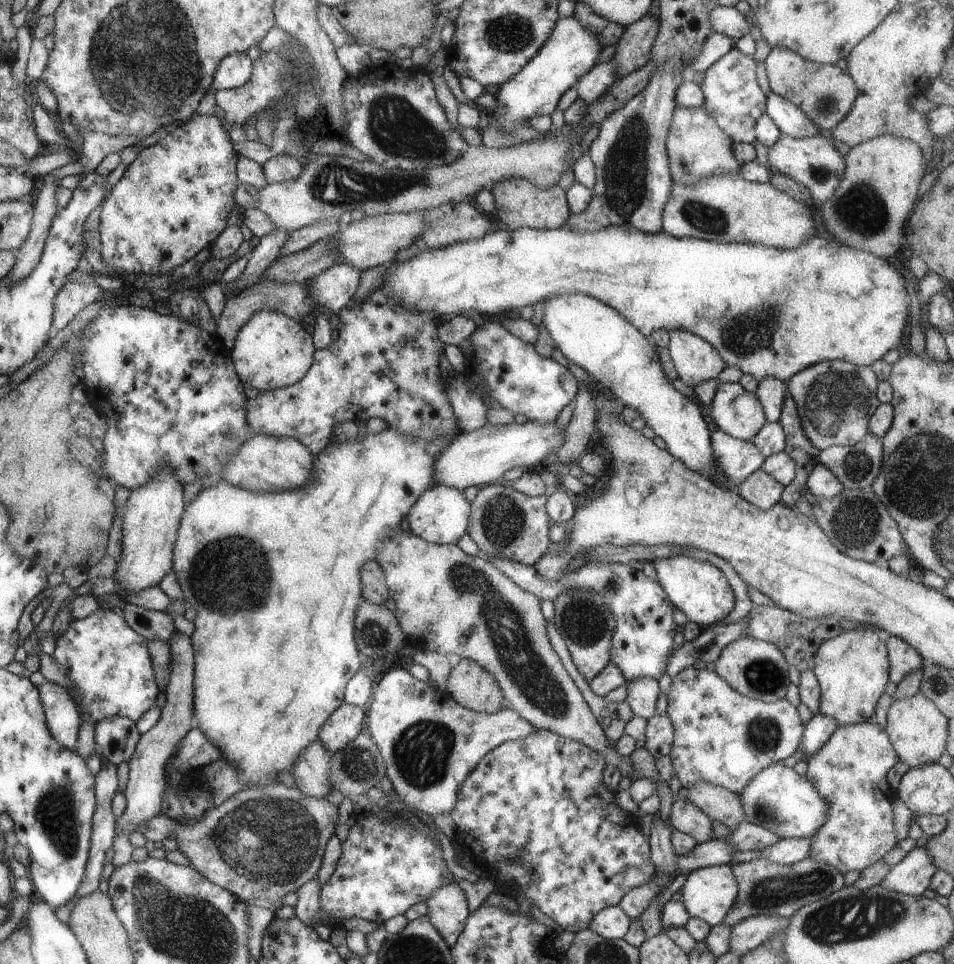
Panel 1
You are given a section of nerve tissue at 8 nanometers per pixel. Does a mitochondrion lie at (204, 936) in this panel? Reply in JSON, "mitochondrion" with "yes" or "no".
{"mitochondrion":"yes"}

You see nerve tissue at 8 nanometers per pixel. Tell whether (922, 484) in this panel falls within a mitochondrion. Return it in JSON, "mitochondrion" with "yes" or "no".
{"mitochondrion":"yes"}

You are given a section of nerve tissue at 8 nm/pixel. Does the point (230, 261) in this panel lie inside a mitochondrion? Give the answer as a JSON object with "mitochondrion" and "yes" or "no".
{"mitochondrion":"no"}

